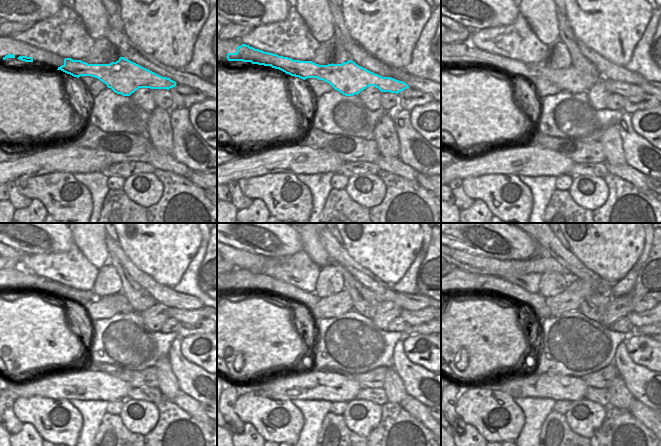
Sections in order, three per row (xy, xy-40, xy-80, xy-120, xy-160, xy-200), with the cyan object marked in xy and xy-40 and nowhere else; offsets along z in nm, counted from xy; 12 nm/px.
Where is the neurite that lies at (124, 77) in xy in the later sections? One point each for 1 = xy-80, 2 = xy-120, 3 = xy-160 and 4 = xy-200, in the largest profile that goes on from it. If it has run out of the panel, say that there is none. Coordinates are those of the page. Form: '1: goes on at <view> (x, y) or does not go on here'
1: goes on at xy-80 (569, 79)
2: goes on at xy-120 (18, 277)
3: goes on at xy-160 (413, 317)
4: goes on at xy-200 (644, 318)

